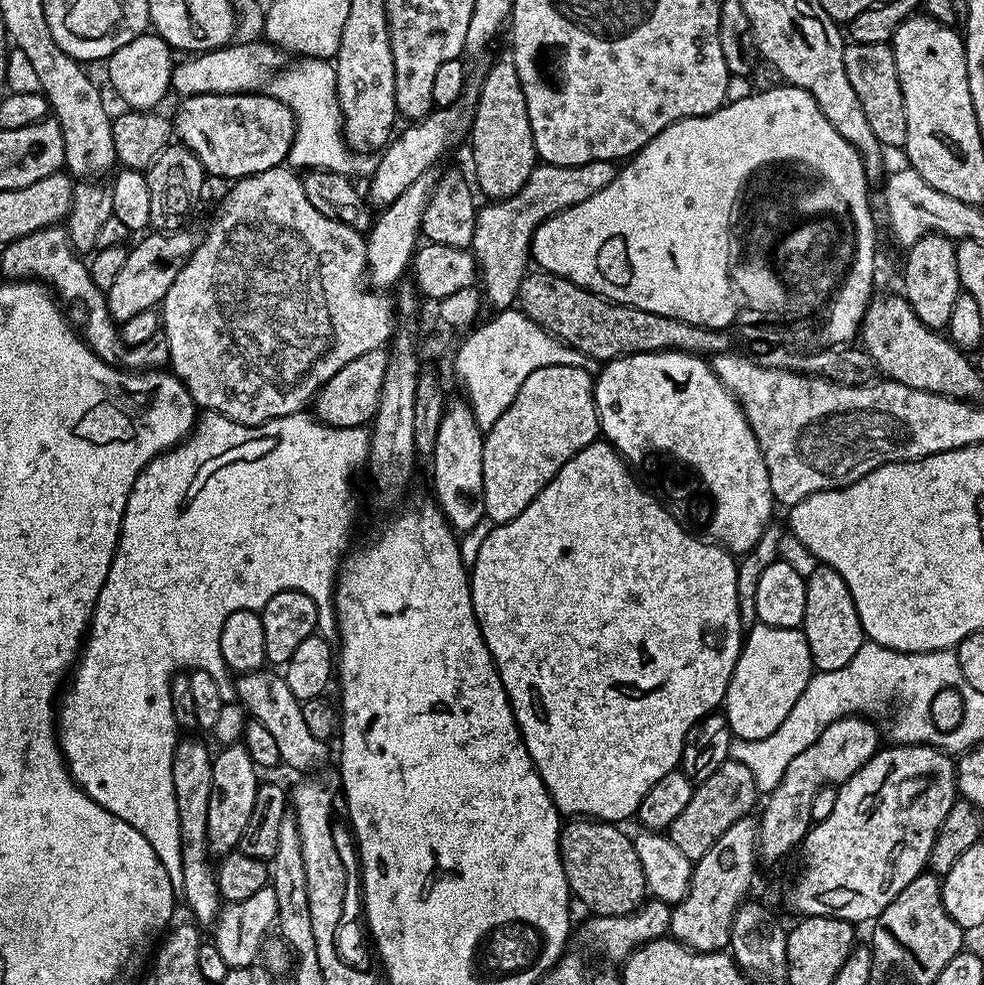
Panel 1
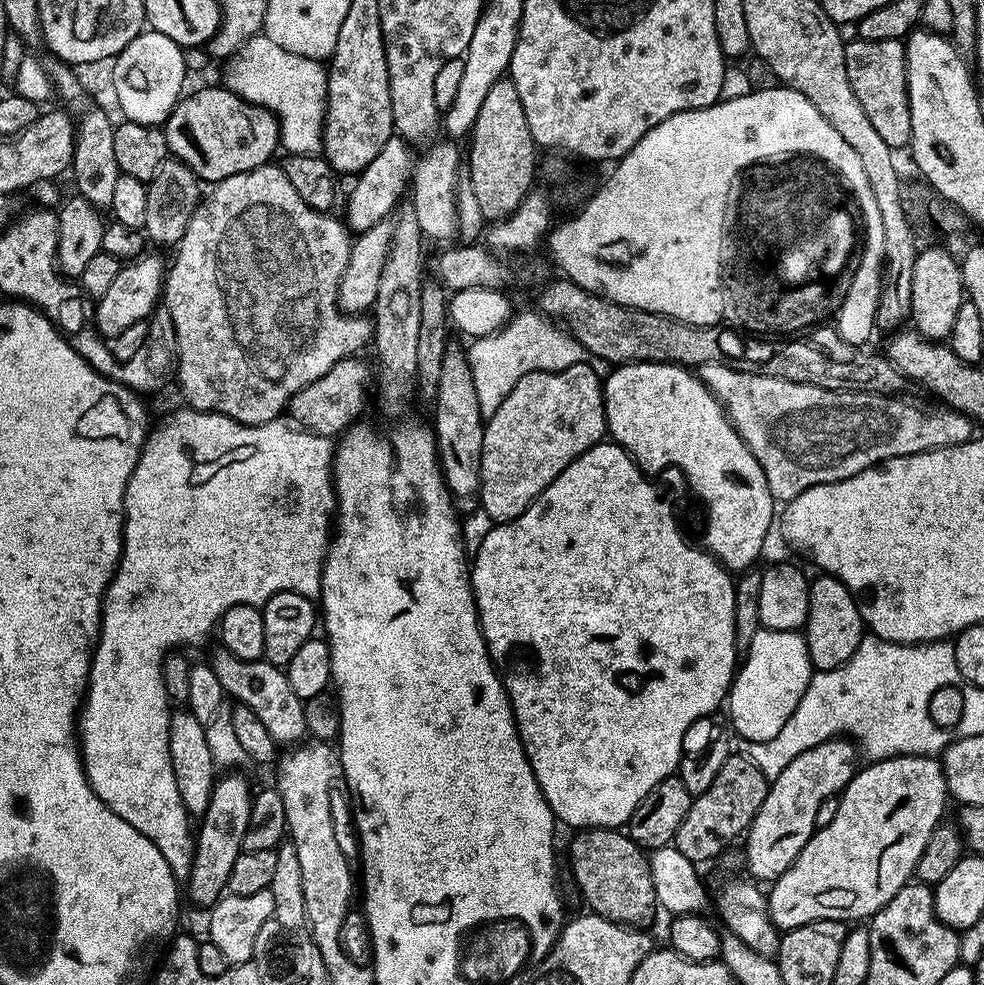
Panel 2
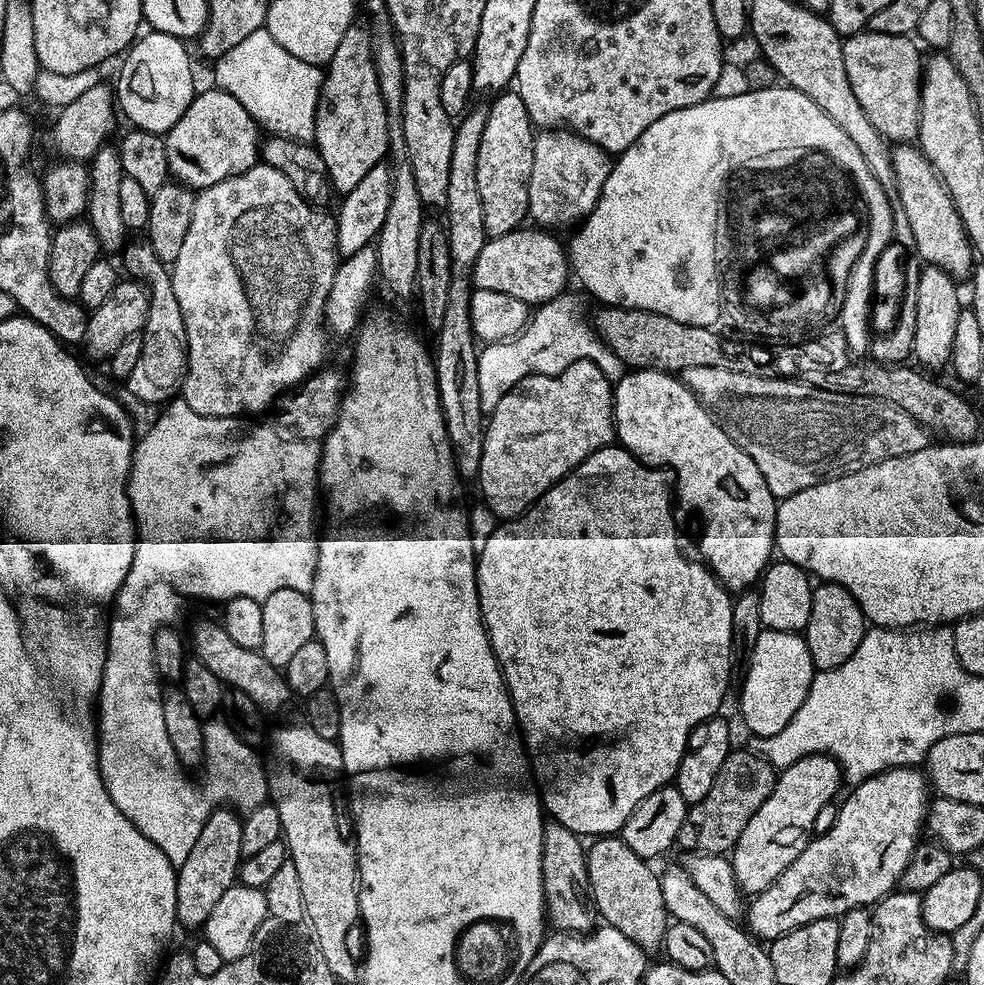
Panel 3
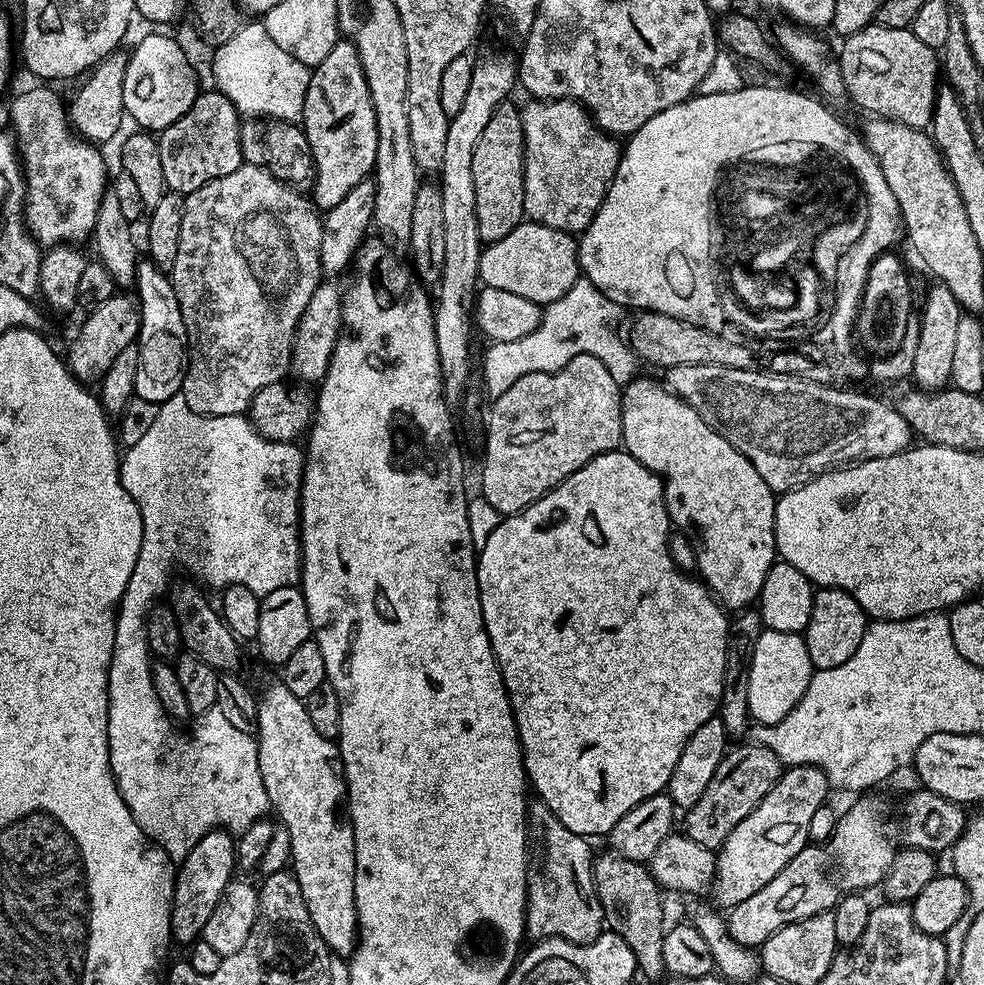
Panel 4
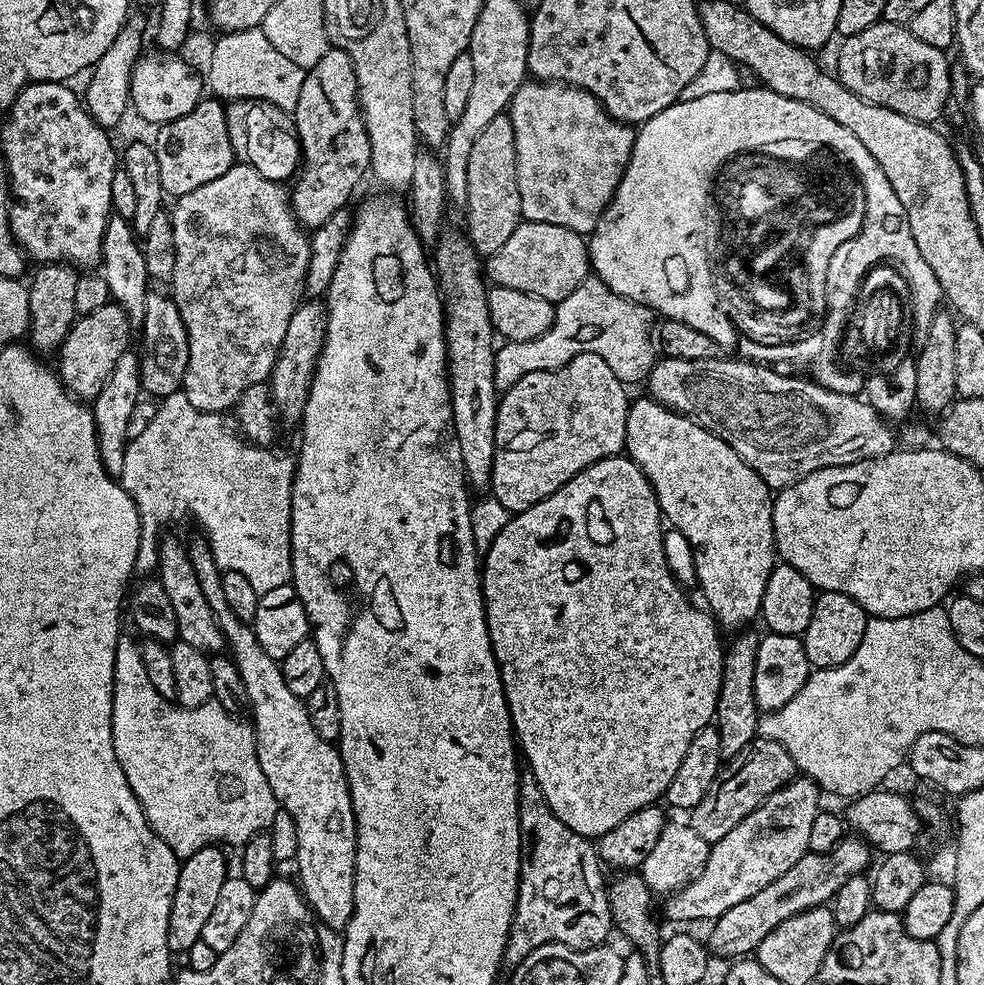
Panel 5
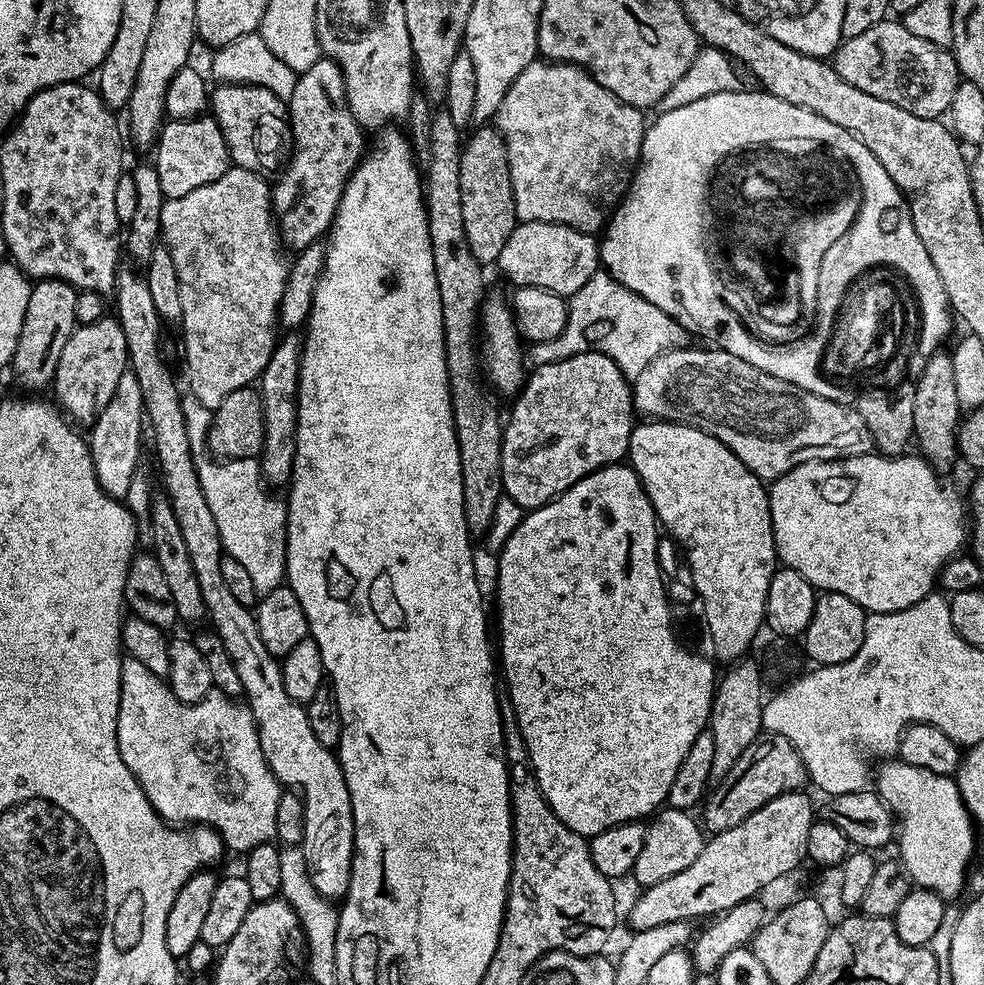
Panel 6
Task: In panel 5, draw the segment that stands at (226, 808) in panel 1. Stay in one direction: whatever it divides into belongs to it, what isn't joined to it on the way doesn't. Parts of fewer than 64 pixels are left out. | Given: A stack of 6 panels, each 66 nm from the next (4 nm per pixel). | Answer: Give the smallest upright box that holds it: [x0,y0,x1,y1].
[168,846,230,954]

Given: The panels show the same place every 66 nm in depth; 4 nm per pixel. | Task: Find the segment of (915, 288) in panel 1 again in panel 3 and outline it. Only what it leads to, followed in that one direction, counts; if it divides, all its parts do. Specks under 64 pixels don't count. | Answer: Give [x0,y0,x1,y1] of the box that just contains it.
[911,264,962,369]

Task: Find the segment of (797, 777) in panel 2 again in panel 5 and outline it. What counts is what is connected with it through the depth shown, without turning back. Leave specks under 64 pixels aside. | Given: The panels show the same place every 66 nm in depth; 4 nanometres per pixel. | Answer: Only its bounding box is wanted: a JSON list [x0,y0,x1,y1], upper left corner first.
[664,778,822,926]

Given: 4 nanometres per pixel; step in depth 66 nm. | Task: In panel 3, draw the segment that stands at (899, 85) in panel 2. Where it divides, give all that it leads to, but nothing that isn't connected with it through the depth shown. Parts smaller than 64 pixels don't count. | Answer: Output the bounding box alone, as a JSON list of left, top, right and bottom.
[843,30,922,142]

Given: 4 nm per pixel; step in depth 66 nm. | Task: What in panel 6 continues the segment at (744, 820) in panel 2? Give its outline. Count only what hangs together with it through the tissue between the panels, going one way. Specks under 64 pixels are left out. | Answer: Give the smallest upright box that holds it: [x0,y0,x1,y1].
[702,732,808,834]

